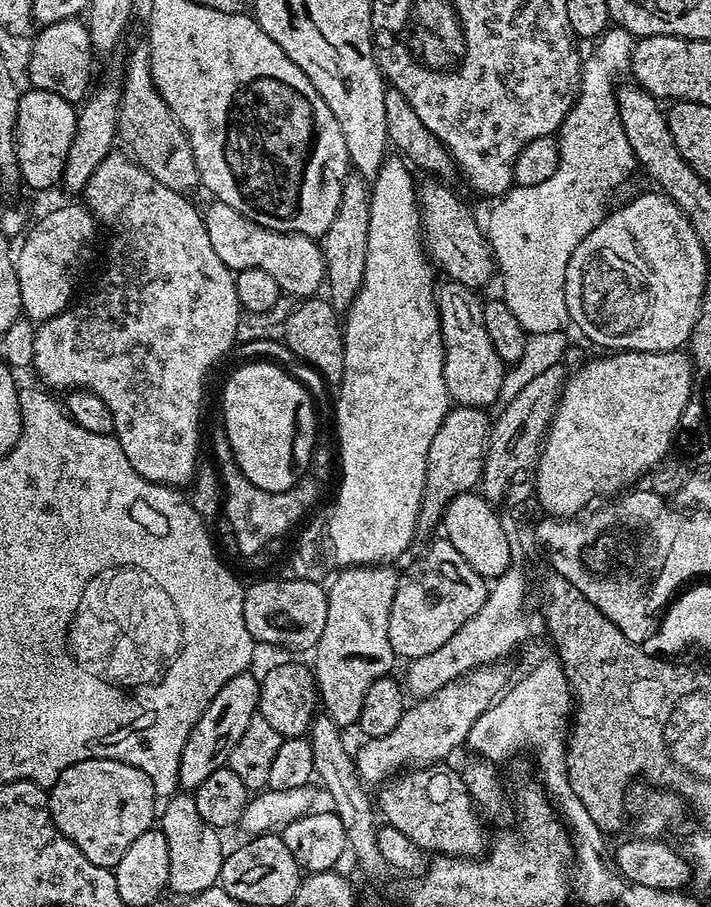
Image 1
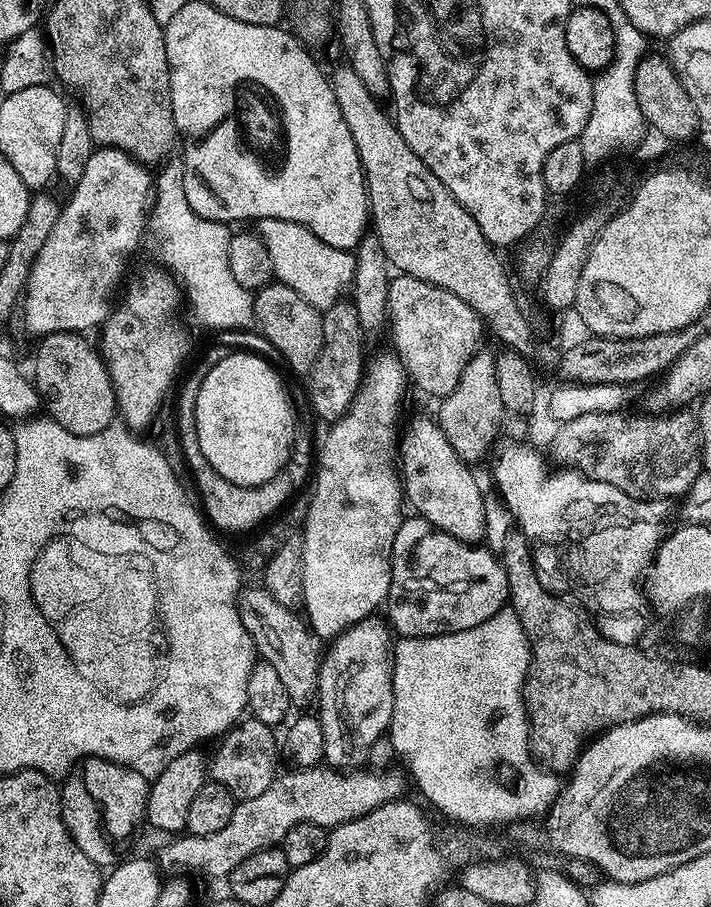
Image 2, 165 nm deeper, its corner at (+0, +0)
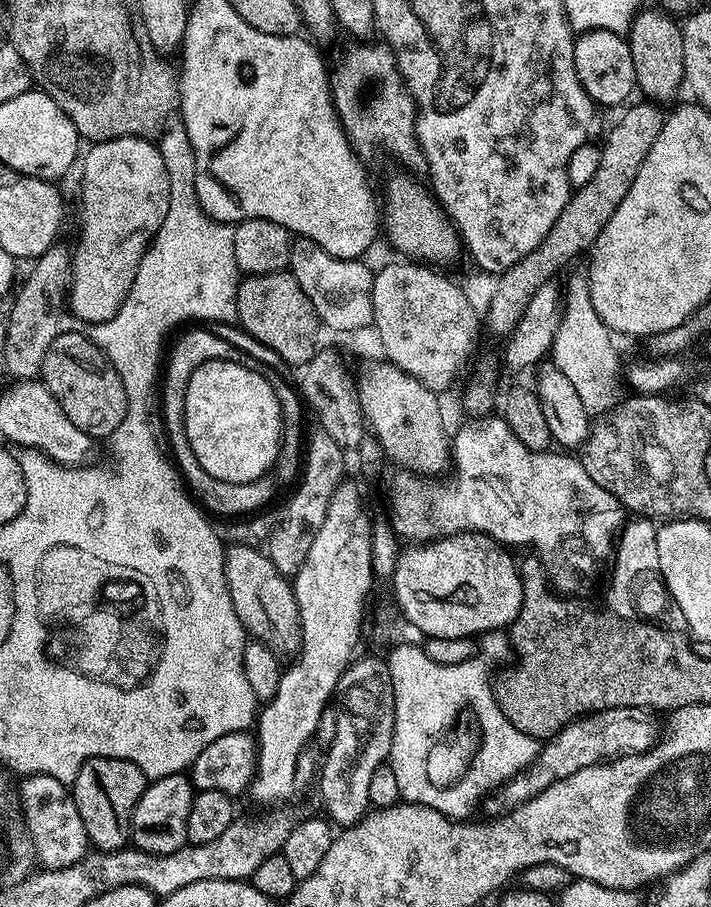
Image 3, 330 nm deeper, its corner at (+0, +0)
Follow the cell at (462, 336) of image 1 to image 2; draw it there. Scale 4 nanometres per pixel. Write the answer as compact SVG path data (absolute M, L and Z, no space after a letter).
M396 274L388 281L387 315L390 320L392 316L395 351L407 379L411 383L413 380L428 396L443 398L451 394L462 378L462 370L466 370L466 362L481 351L479 314L470 310L458 294L450 294L450 290L442 290L413 276Z

